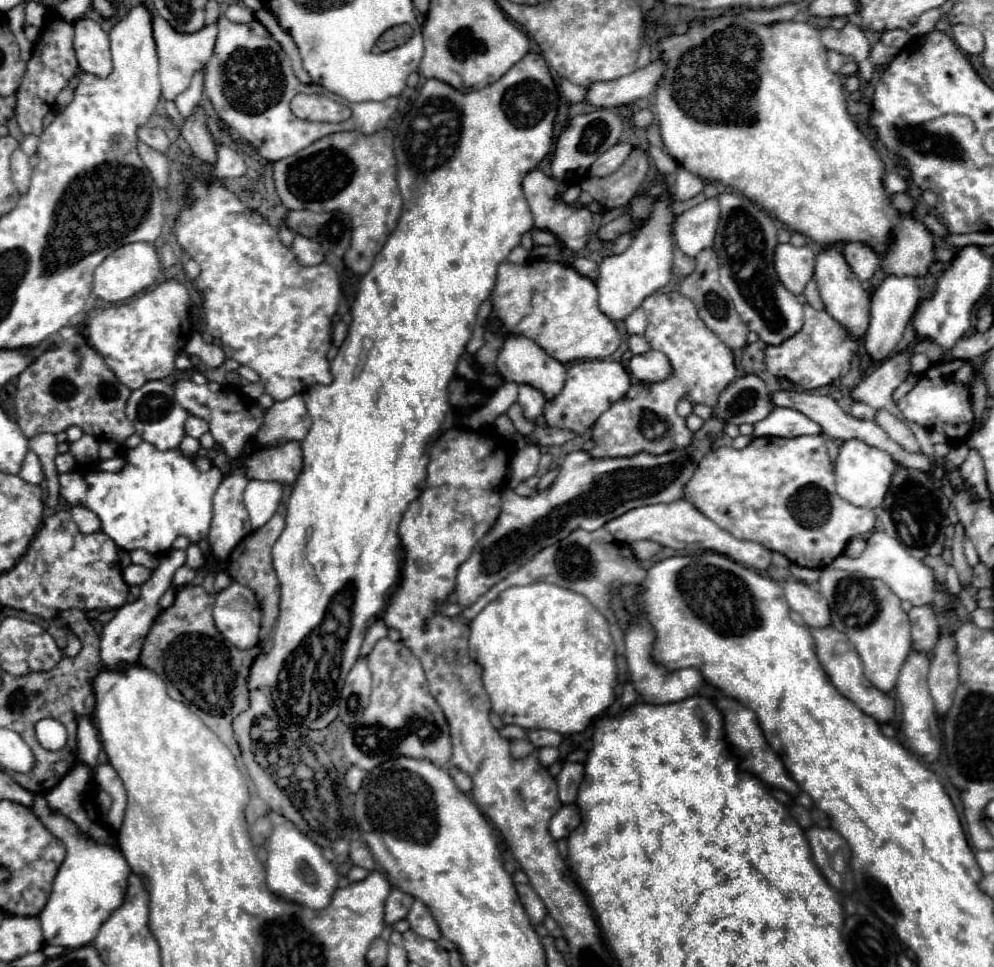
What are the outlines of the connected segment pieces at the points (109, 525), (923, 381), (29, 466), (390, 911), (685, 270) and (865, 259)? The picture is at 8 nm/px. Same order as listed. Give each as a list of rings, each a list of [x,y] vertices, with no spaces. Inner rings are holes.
[[[141,441],[137,447],[125,451],[125,465],[123,465],[121,471],[117,471],[117,473],[107,473],[107,471],[87,469],[87,467],[85,467],[85,469],[75,469],[75,471],[71,471],[71,473],[63,473],[63,475],[59,475],[59,485],[61,485],[61,497],[65,497],[69,505],[85,505],[87,509],[91,509],[91,511],[101,519],[101,531],[107,533],[107,535],[117,543],[119,549],[145,549],[147,553],[157,555],[157,553],[161,553],[161,551],[169,551],[171,545],[173,545],[173,541],[175,541],[179,535],[189,537],[193,543],[199,543],[201,539],[207,537],[207,533],[209,533],[209,525],[211,525],[211,497],[213,497],[213,493],[217,491],[217,487],[221,485],[221,479],[223,479],[223,475],[221,475],[221,471],[219,471],[215,465],[213,465],[209,471],[203,473],[203,471],[199,471],[199,469],[193,465],[193,461],[191,461],[189,457],[185,457],[181,451],[177,451],[177,449],[159,451],[159,449],[153,447],[151,443]]]
[[[947,359],[933,363],[917,381],[917,385],[903,395],[899,401],[899,411],[907,421],[913,421],[929,431],[939,431],[951,439],[951,443],[959,445],[967,441],[975,427],[975,415],[971,409],[971,393],[969,385],[973,381],[973,365],[967,359]]]
[[[33,451],[27,453],[25,463],[23,463],[21,471],[19,471],[19,477],[25,479],[27,483],[35,483],[35,485],[43,481],[43,469],[41,469],[41,463],[39,463],[39,459],[37,459],[37,455]]]
[[[393,889],[385,901],[385,923],[393,925],[399,919],[405,919],[409,913],[409,907],[413,903],[413,897],[409,893],[403,893],[399,889]]]
[[[675,249],[675,257],[673,257],[673,273],[675,273],[677,277],[685,277],[685,275],[689,275],[689,273],[693,271],[693,267],[695,267],[695,259]]]
[[[847,243],[843,247],[843,255],[849,263],[849,267],[853,269],[853,273],[861,279],[861,281],[869,281],[875,273],[875,269],[879,267],[879,255],[873,247],[869,247],[867,243]]]

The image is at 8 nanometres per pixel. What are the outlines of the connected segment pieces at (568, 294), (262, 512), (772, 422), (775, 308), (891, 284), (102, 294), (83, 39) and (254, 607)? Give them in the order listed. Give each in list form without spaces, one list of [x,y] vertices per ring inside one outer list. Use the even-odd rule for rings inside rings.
[[[533,259],[533,263],[501,263],[497,273],[497,283],[491,293],[493,301],[493,313],[491,319],[501,319],[505,331],[501,331],[501,337],[505,333],[523,333],[525,337],[537,341],[553,359],[561,363],[569,361],[581,361],[581,359],[603,359],[615,353],[615,349],[621,343],[621,335],[615,327],[615,323],[601,313],[597,305],[597,287],[589,277],[579,275],[571,265],[559,263],[559,261],[543,261]]]
[[[249,481],[243,503],[249,511],[251,529],[263,527],[277,511],[283,497],[283,485],[277,481]]]
[[[775,407],[761,423],[755,423],[755,437],[799,437],[819,433],[821,427],[815,421],[787,407]]]
[[[719,193],[721,221],[713,249],[719,255],[719,281],[729,293],[737,313],[749,331],[755,331],[767,345],[781,345],[803,327],[803,305],[773,275],[773,251],[777,245],[775,221],[751,199],[739,193]]]
[[[887,275],[883,283],[873,291],[871,295],[871,323],[869,329],[863,337],[865,349],[873,359],[887,359],[891,351],[897,347],[899,339],[903,337],[907,325],[909,325],[909,315],[917,309],[919,303],[919,285],[915,277],[897,277],[897,275]]]
[[[127,243],[125,247],[119,247],[113,251],[97,269],[93,275],[93,295],[107,303],[119,303],[125,301],[147,287],[151,287],[161,271],[161,263],[157,259],[157,251],[151,243]]]
[[[93,19],[75,21],[75,53],[85,73],[107,77],[111,73],[109,37]]]
[[[237,581],[215,597],[213,619],[219,633],[241,651],[251,651],[261,645],[261,609],[255,593]]]

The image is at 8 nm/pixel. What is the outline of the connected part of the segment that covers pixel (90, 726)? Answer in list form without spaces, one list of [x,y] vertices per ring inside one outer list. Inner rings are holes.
[[[91,715],[77,717],[77,757],[79,761],[95,767],[99,749],[101,749],[99,733],[97,733],[97,727]]]

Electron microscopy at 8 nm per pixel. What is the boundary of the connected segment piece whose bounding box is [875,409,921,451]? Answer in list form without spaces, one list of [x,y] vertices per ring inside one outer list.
[[[887,409],[877,411],[875,423],[881,425],[887,431],[887,435],[893,441],[897,441],[901,447],[905,447],[907,451],[921,451],[915,437],[913,437],[913,433],[911,433],[911,429],[903,421],[899,421],[895,415],[891,415]]]

